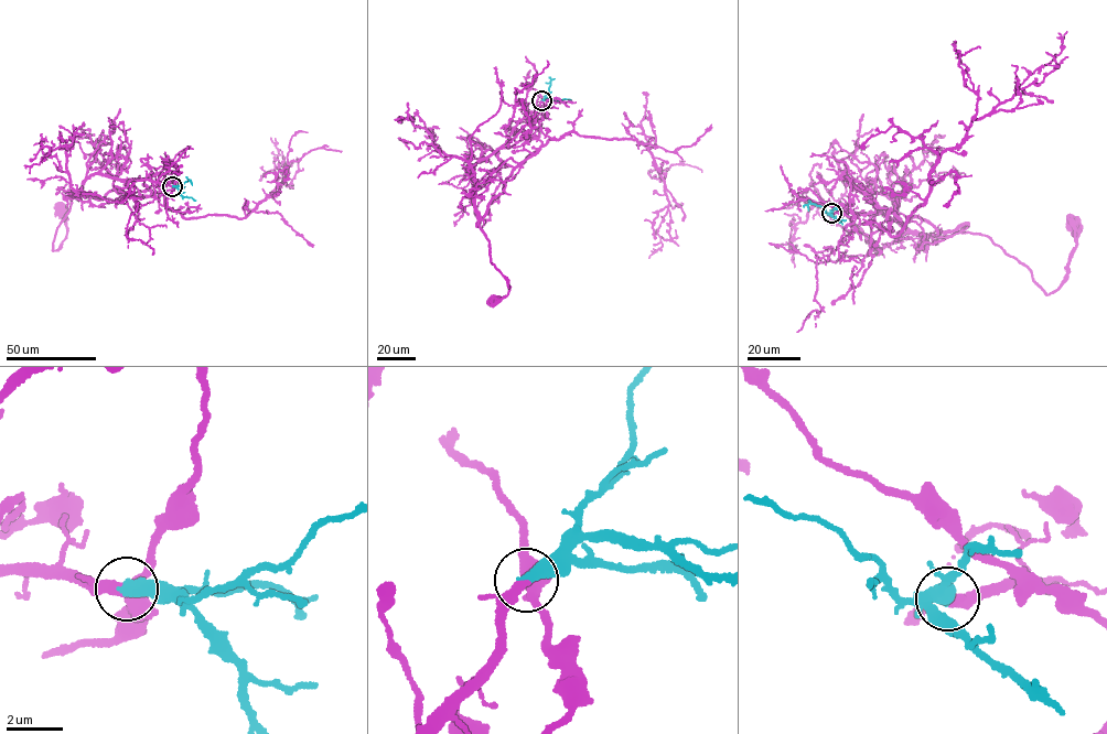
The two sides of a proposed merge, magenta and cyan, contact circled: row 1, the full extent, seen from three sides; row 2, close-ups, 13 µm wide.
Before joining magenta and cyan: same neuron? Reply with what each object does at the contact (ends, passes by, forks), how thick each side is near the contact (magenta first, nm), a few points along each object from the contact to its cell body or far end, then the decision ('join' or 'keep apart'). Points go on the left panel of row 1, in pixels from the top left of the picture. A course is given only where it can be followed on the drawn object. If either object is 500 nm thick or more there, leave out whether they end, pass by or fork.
magenta ends there; cyan ends there; 380 nm thick on the magenta side, 480 nm on the other; magenta runs (172, 186), (92, 175), (70, 195), (70, 211), (57, 227), (53, 250), (66, 236), (61, 209); cyan runs (172, 186), (189, 180), (192, 185); join

